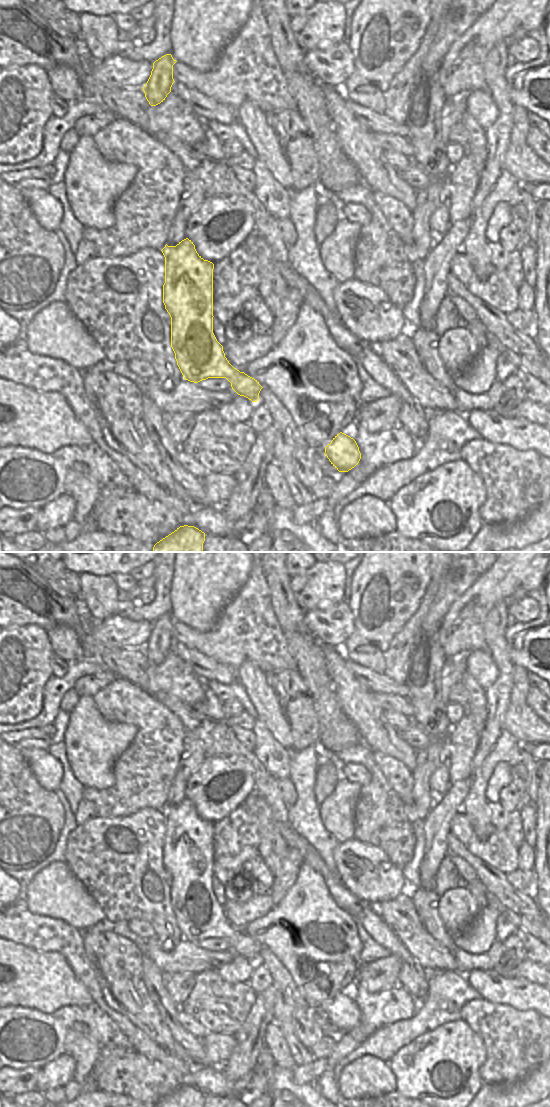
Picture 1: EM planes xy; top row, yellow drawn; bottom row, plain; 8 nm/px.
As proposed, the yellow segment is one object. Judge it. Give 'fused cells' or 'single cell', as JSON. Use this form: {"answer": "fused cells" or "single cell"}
{"answer": "single cell"}

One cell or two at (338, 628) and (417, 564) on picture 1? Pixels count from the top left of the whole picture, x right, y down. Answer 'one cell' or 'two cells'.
two cells

